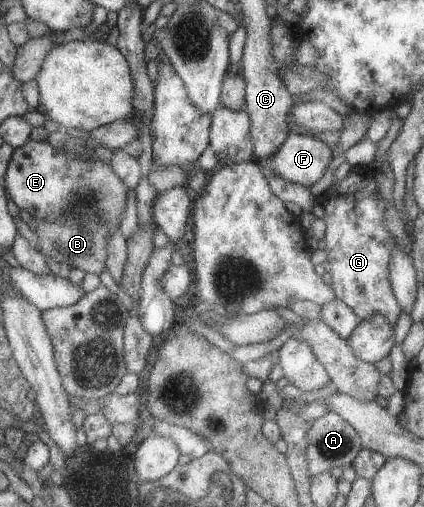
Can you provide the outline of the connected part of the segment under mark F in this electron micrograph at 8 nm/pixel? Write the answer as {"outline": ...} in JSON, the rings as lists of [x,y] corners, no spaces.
{"outline":[[[288,133],[272,158],[261,161],[286,182],[310,187],[326,172],[334,154],[314,135]]]}

